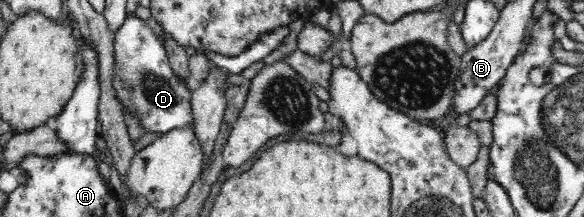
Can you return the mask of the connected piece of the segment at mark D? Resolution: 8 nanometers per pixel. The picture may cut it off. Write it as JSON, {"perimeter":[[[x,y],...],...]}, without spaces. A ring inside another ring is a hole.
{"perimeter":[[[126,16],[121,30],[115,34],[115,78],[113,87],[121,106],[131,109],[150,132],[194,129],[191,109],[193,85],[187,85],[171,67],[167,53],[149,25],[135,16]]]}

